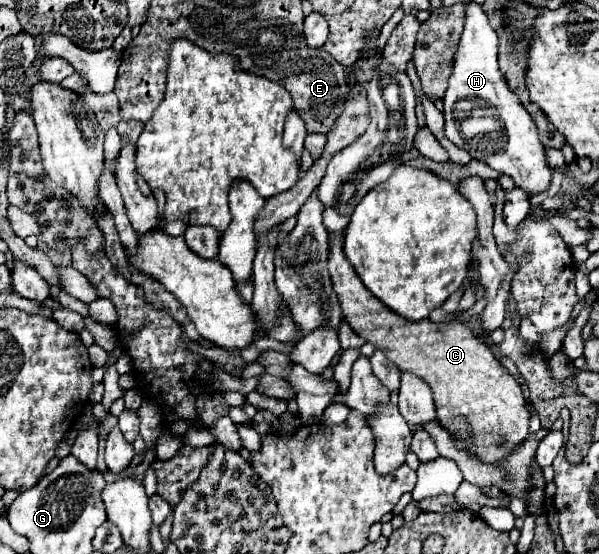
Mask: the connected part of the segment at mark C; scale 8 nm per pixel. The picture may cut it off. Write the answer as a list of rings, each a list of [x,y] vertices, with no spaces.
[[[329,234],[329,274],[345,322],[375,348],[383,352],[391,350],[389,360],[401,372],[413,372],[429,384],[437,408],[437,420],[451,432],[451,436],[459,436],[463,428],[473,432],[475,444],[461,444],[459,450],[497,466],[527,440],[531,416],[519,382],[463,322],[435,324],[427,318],[413,322],[389,310],[381,300],[367,292],[357,272],[351,268],[351,262],[343,254],[343,234]]]

